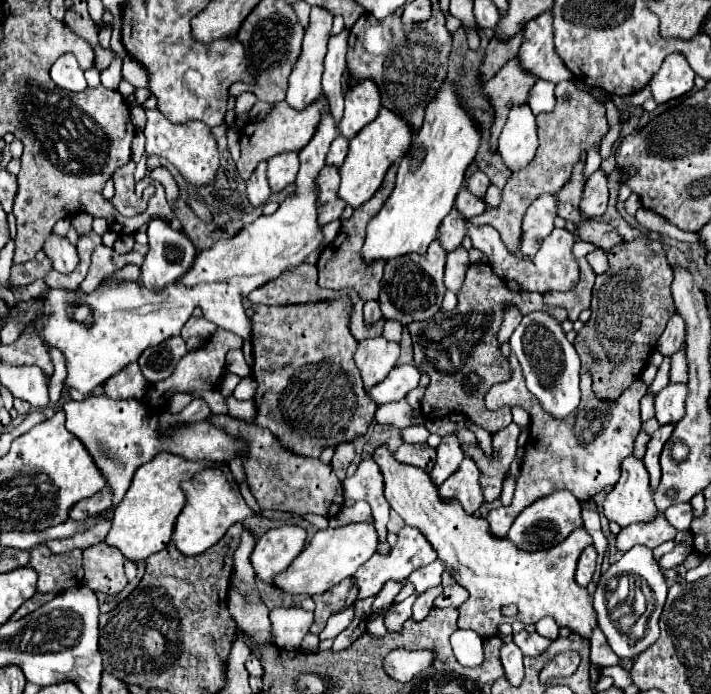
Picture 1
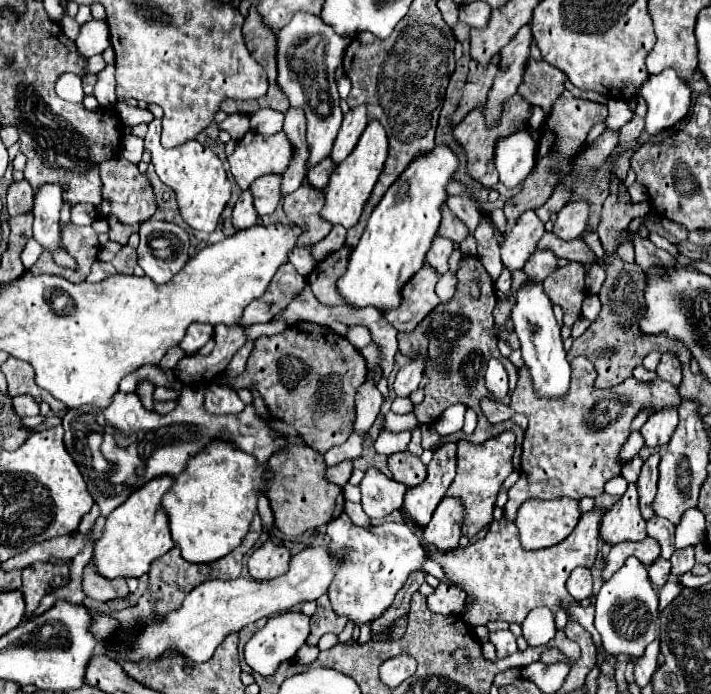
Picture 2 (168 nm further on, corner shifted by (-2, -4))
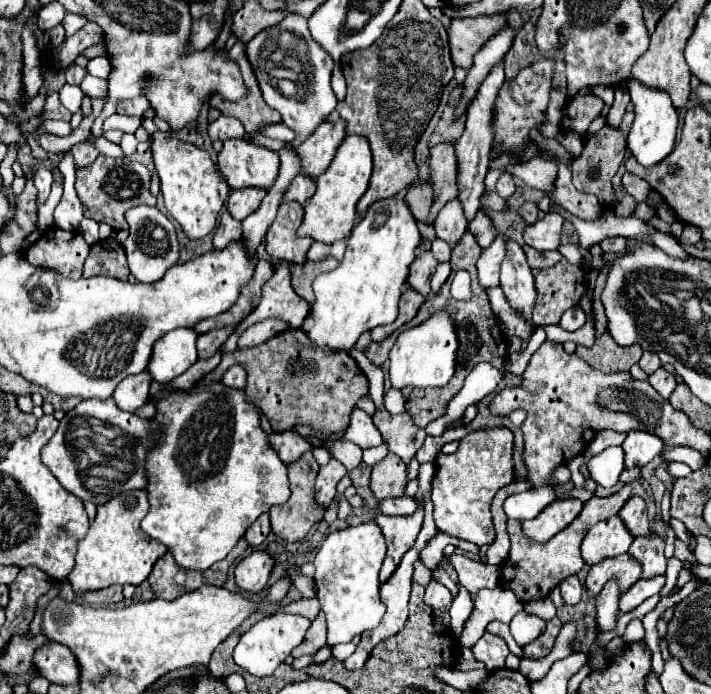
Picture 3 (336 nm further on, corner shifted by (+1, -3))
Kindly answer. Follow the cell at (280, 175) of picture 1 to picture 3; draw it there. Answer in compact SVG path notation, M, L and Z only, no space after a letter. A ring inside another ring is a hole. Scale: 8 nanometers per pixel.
M244 188L244 190L232 190L228 198L228 210L236 220L244 220L252 212L258 210L262 198L266 196L264 188Z

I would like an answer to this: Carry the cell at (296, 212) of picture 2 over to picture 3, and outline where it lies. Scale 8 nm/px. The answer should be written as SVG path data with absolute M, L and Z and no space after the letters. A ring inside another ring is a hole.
M282 202L276 220L266 234L266 250L278 260L288 260L302 264L308 248L312 246L310 236L298 236L298 226L304 218L304 206L292 202Z

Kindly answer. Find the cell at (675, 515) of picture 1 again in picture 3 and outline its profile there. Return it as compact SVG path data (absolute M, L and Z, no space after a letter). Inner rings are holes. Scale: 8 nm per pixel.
M654 534L634 538L634 542L632 542L628 552L634 554L634 558L642 562L642 566L644 566L642 578L652 578L656 574L666 572L664 546L666 546L666 540L660 538L660 536L654 536Z

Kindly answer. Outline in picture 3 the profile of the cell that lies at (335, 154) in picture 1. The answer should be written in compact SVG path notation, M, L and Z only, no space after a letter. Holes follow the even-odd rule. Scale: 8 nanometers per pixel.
M298 174L292 180L290 188L286 190L286 198L284 200L296 200L296 202L304 204L314 196L314 192L316 192L316 178L308 176L308 174Z

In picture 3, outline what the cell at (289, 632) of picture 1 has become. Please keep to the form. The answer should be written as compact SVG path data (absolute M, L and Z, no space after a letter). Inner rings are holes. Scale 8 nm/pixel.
M272 614L272 616L264 616L260 622L256 622L246 634L242 634L238 646L234 648L234 662L248 674L264 678L264 676L272 676L274 670L290 656L290 652L304 640L304 634L310 626L308 618L302 616L294 616L294 614Z

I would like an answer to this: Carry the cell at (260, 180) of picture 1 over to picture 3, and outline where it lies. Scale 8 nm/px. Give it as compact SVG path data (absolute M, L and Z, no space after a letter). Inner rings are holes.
M226 210L222 216L220 216L220 226L214 234L214 248L226 248L230 242L238 240L242 236L242 222L240 220L234 220L230 216L230 212Z

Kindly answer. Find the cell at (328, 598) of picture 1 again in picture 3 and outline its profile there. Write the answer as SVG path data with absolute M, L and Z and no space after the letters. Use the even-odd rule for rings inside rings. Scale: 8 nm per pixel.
M320 612L312 620L312 624L310 624L310 628L306 632L304 642L298 648L298 654L312 654L318 648L322 648L324 644L326 644L326 618L324 618L324 612Z

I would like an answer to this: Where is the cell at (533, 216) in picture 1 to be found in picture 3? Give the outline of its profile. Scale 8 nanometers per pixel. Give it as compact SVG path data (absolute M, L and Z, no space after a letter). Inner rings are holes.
M500 234L492 242L492 246L488 246L482 252L482 256L478 258L478 278L480 278L480 284L484 288L490 288L490 286L496 286L498 284L500 264L506 258L506 240L508 240L508 236L506 234Z

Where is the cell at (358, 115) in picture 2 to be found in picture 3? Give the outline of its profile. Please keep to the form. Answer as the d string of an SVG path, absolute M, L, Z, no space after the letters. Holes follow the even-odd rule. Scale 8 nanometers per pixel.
M338 120L322 124L322 128L318 128L318 132L310 136L310 140L296 146L302 158L304 174L318 178L322 172L326 172L344 138L346 138L346 120Z

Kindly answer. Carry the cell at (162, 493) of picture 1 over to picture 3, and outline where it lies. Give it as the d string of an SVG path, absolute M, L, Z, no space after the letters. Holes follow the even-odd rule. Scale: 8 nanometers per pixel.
M130 490L122 496L116 496L108 504L98 506L98 514L90 524L88 534L78 544L76 566L68 574L68 580L76 594L108 588L112 584L138 586L148 578L154 562L168 552L162 542L146 536L146 532L142 532L140 528L140 522L148 514L148 508L148 490Z

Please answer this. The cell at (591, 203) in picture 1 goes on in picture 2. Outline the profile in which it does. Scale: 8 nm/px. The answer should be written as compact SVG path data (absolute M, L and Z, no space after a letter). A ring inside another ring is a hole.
M583 201L567 203L557 213L557 219L553 223L553 233L563 241L577 239L587 229L587 217L589 217L589 205L587 203L583 203Z

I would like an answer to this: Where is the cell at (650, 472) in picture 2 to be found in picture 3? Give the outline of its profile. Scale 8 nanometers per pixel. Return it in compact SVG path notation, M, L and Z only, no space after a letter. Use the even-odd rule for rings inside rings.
M632 496L618 514L622 516L622 520L626 520L626 526L630 528L632 536L650 534L650 524L648 524L648 512L646 512L644 498Z

